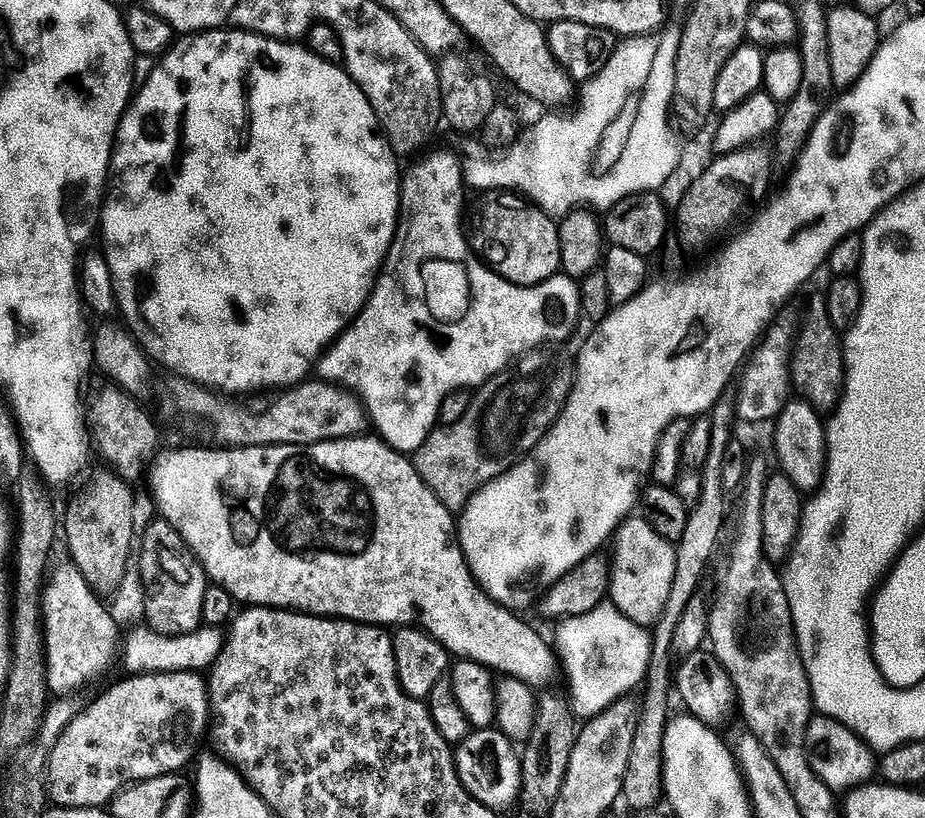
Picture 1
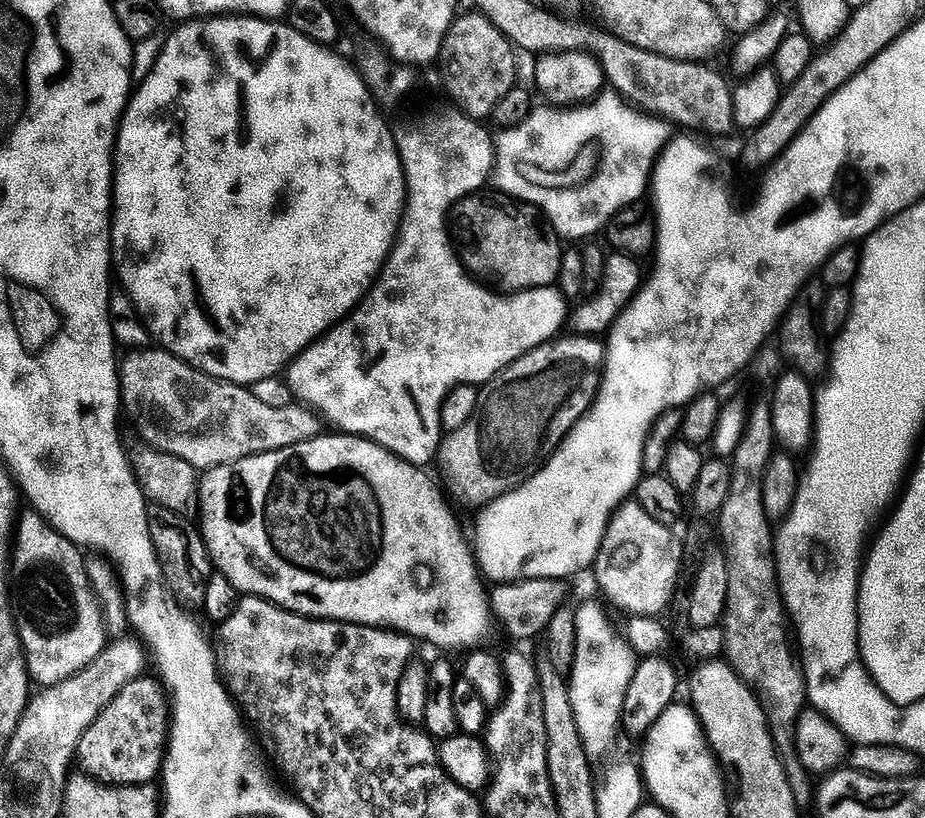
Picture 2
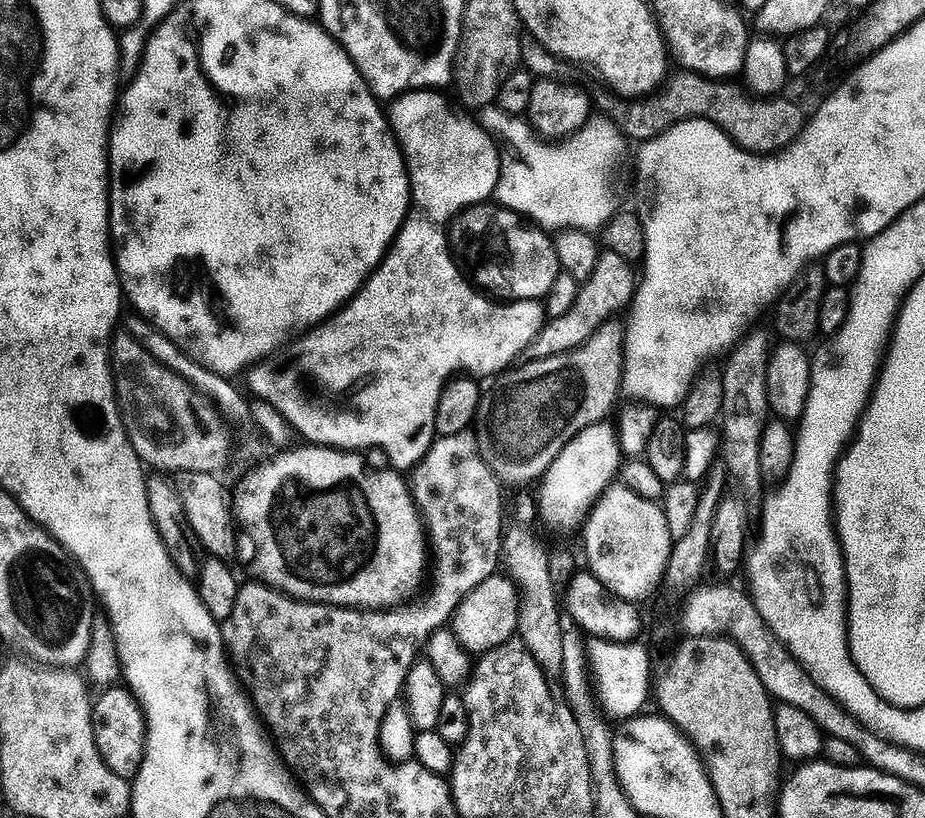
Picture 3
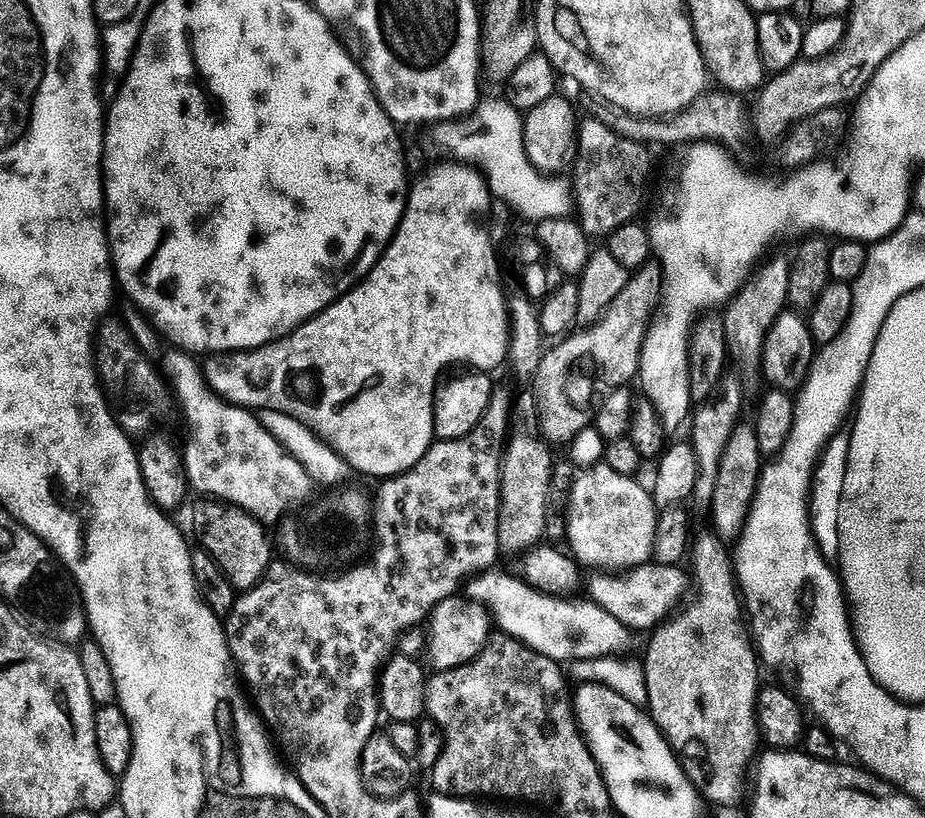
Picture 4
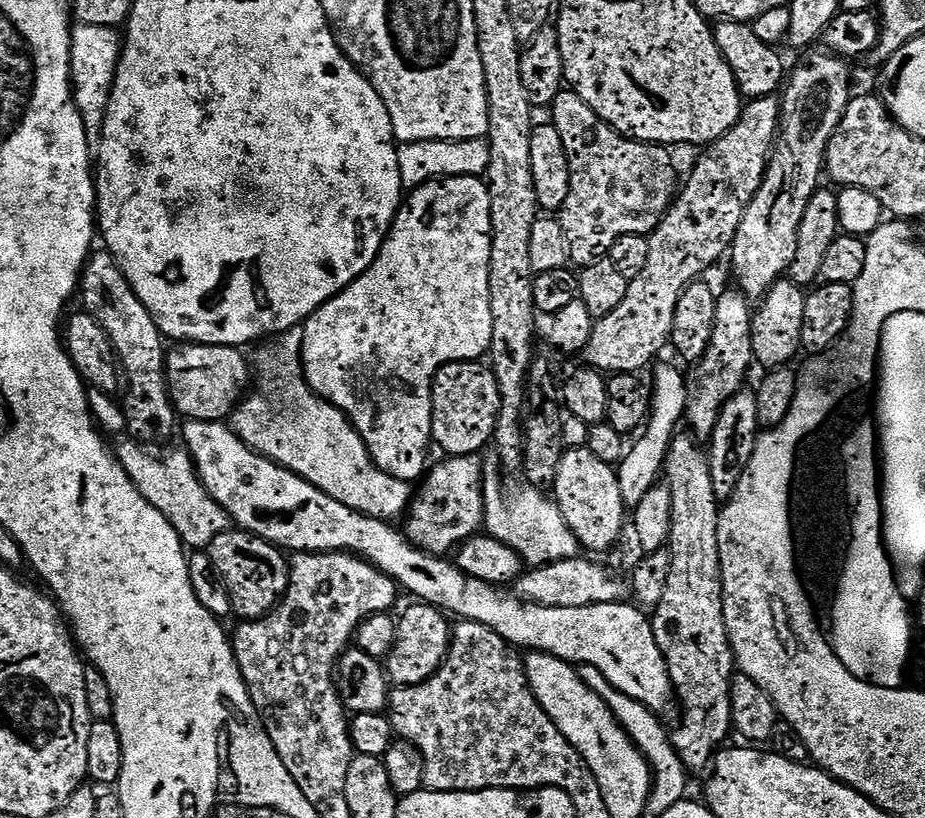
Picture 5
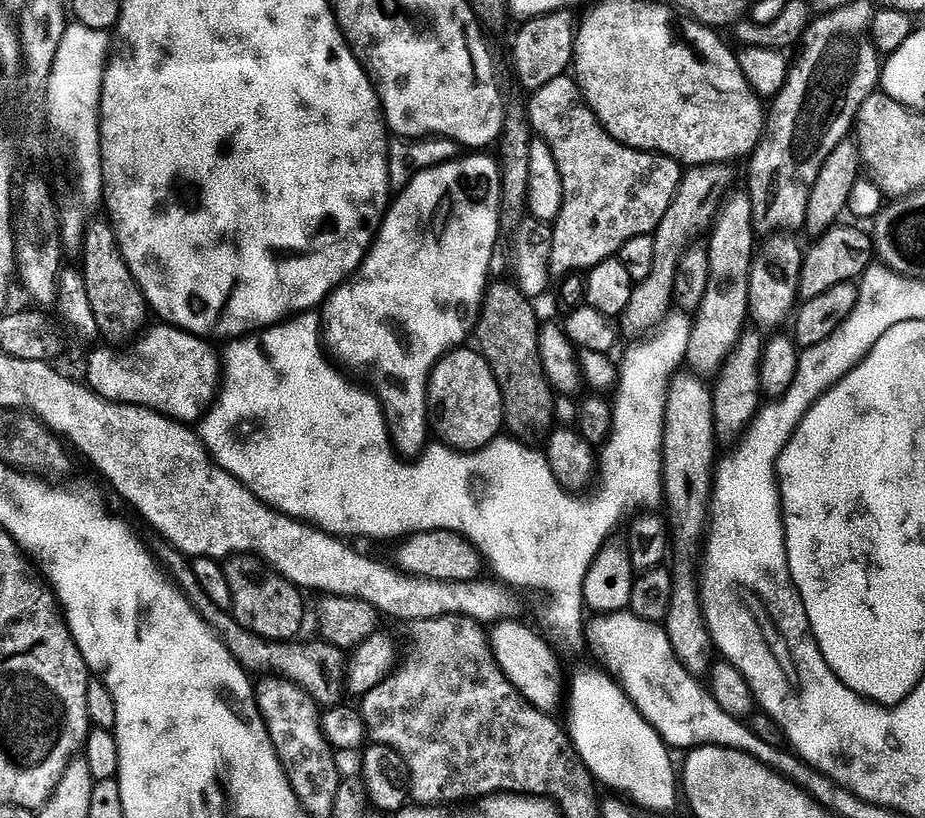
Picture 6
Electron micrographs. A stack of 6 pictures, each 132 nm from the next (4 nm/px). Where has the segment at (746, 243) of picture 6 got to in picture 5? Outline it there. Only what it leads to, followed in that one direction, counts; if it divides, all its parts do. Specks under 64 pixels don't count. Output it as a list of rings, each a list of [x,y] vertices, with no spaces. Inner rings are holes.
[[[733,288],[724,293],[721,291],[716,302],[716,320],[711,342],[703,358],[687,371],[685,377],[687,400],[684,403],[684,418],[686,422],[690,422],[691,433],[702,442],[711,439],[721,408],[743,389],[748,370],[750,366],[753,367],[755,361],[752,340],[753,313],[748,298]]]

